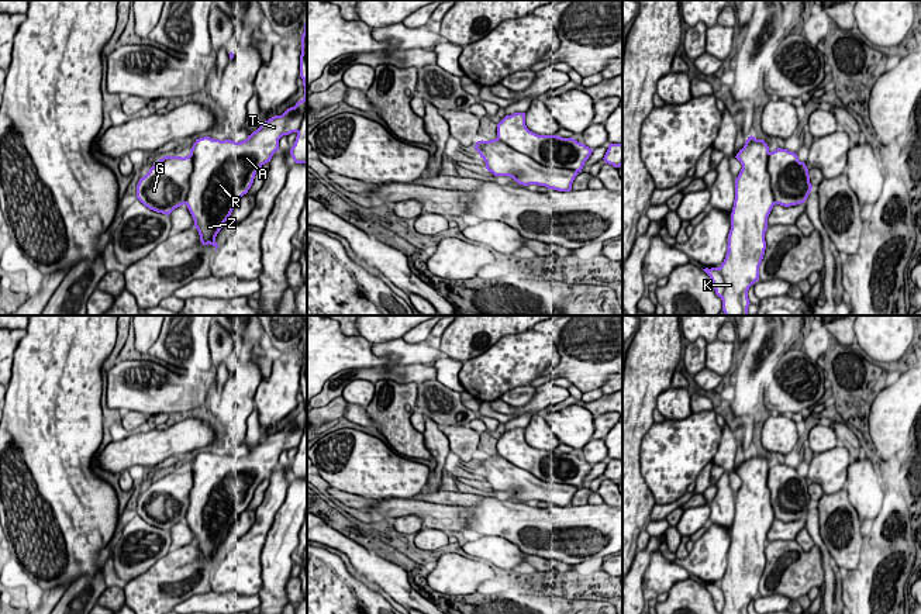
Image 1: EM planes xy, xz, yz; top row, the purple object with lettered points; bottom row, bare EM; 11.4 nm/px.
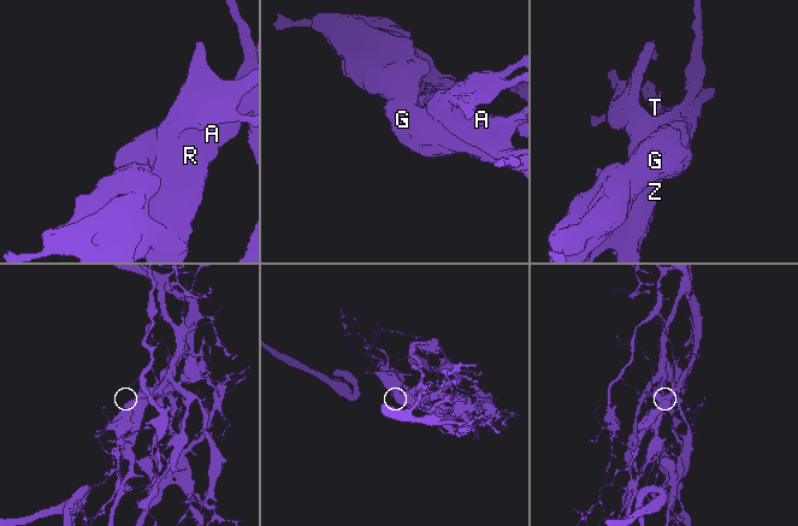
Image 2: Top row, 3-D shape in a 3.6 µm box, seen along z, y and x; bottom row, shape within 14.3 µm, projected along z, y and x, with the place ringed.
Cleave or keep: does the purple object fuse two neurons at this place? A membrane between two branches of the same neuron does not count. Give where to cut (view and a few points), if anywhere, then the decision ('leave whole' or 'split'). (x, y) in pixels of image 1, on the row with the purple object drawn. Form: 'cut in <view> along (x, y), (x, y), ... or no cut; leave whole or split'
cut in xz along (497, 137), (544, 165), (569, 168), (576, 172); split

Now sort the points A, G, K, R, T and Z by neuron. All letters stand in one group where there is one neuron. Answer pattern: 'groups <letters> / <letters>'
groups A K R T Z / G

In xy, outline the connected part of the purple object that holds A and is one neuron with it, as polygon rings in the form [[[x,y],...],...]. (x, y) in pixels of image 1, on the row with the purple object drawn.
[[[300,100],[241,142],[210,137],[196,139],[190,149],[193,172],[184,204],[203,245],[210,244],[217,251],[215,237],[224,223],[251,189],[256,172],[277,152],[279,139],[299,131],[304,111],[304,101]]]

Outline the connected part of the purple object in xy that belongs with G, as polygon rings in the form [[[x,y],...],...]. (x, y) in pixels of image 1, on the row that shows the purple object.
[[[163,156],[137,184],[137,199],[149,210],[169,215],[186,203],[193,158]]]

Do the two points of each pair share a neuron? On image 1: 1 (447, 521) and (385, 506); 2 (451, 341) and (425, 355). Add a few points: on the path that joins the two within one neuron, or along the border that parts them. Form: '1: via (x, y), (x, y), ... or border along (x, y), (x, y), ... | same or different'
1: via (431, 514), (418, 507), (400, 507) | same
2: border along (438, 349), (447, 355) | different

